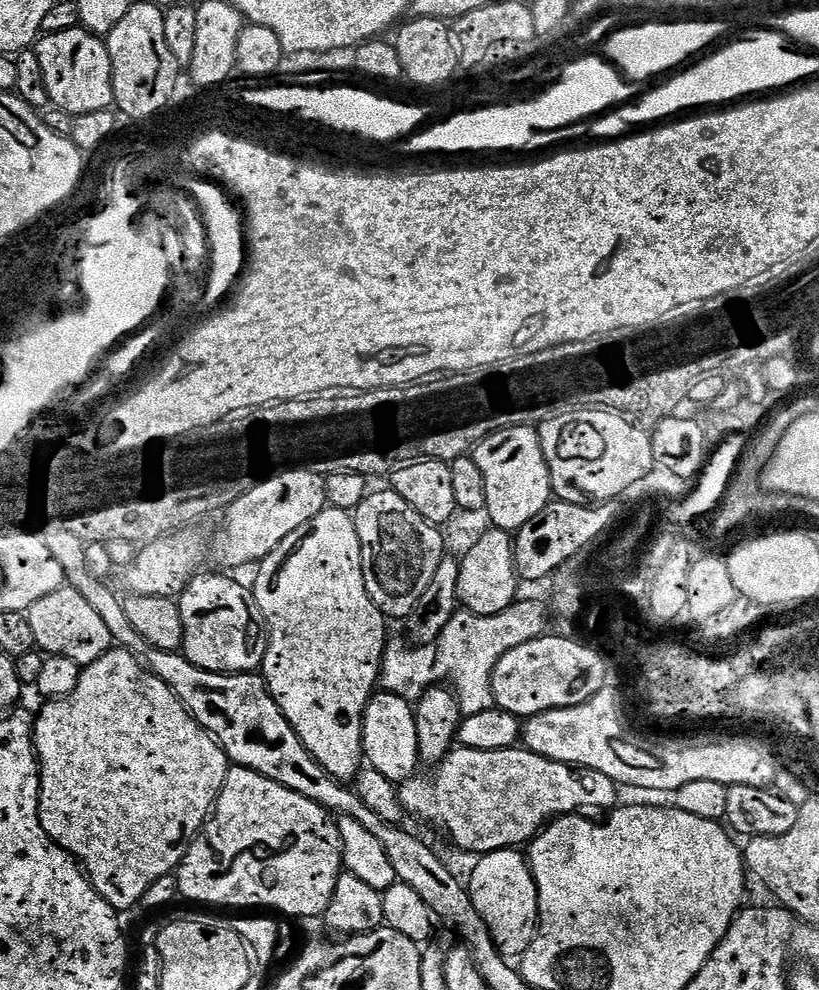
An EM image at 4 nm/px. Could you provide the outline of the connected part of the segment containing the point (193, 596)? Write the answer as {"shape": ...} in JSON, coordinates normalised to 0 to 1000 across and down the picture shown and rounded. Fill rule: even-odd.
{"shape":[[[241,580],[234,583],[234,587],[227,591],[225,597],[220,599],[217,603],[217,609],[220,612],[220,620],[222,622],[221,634],[225,637],[225,654],[222,660],[227,666],[230,666],[237,673],[244,674],[247,677],[270,679],[270,680],[311,680],[314,676],[322,670],[322,662],[327,656],[327,648],[325,645],[324,635],[320,633],[319,627],[315,625],[314,615],[310,613],[310,602],[306,597],[303,598],[292,590],[288,586],[282,586],[282,581],[278,580],[264,580],[269,582],[248,582],[248,580]]]}

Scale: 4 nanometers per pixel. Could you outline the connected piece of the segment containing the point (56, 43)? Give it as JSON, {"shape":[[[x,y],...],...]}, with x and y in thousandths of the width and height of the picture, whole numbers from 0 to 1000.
{"shape":[[[94,26],[71,34],[50,35],[42,52],[46,55],[46,63],[51,63],[59,99],[67,108],[81,111],[90,118],[138,108],[134,55],[131,43],[123,37]]]}

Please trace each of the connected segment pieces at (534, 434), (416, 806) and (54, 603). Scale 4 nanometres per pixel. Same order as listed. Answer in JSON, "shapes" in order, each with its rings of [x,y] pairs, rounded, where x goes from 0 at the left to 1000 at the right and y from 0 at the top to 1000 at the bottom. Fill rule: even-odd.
{"shapes":[[[[648,427],[609,432],[603,438],[589,442],[574,460],[593,489],[591,517],[601,524],[600,532],[629,539],[647,527],[647,523],[657,523],[657,519],[675,508],[674,484],[662,459],[659,437]]],[[[557,754],[531,780],[529,792],[525,785],[509,782],[487,793],[493,819],[499,825],[509,824],[543,836],[564,860],[580,863],[614,857],[634,858],[653,848],[665,833],[685,824],[718,818],[713,816],[747,818],[755,812],[755,793],[740,786],[740,782],[676,770],[639,754],[602,760]]],[[[84,592],[66,596],[63,600],[42,608],[32,621],[37,637],[42,640],[44,655],[59,663],[87,665],[89,669],[106,673],[120,669],[120,665],[125,665],[125,661],[129,661],[139,653],[134,637],[125,628],[123,621],[105,608],[105,604],[100,604],[95,596]]]]}

